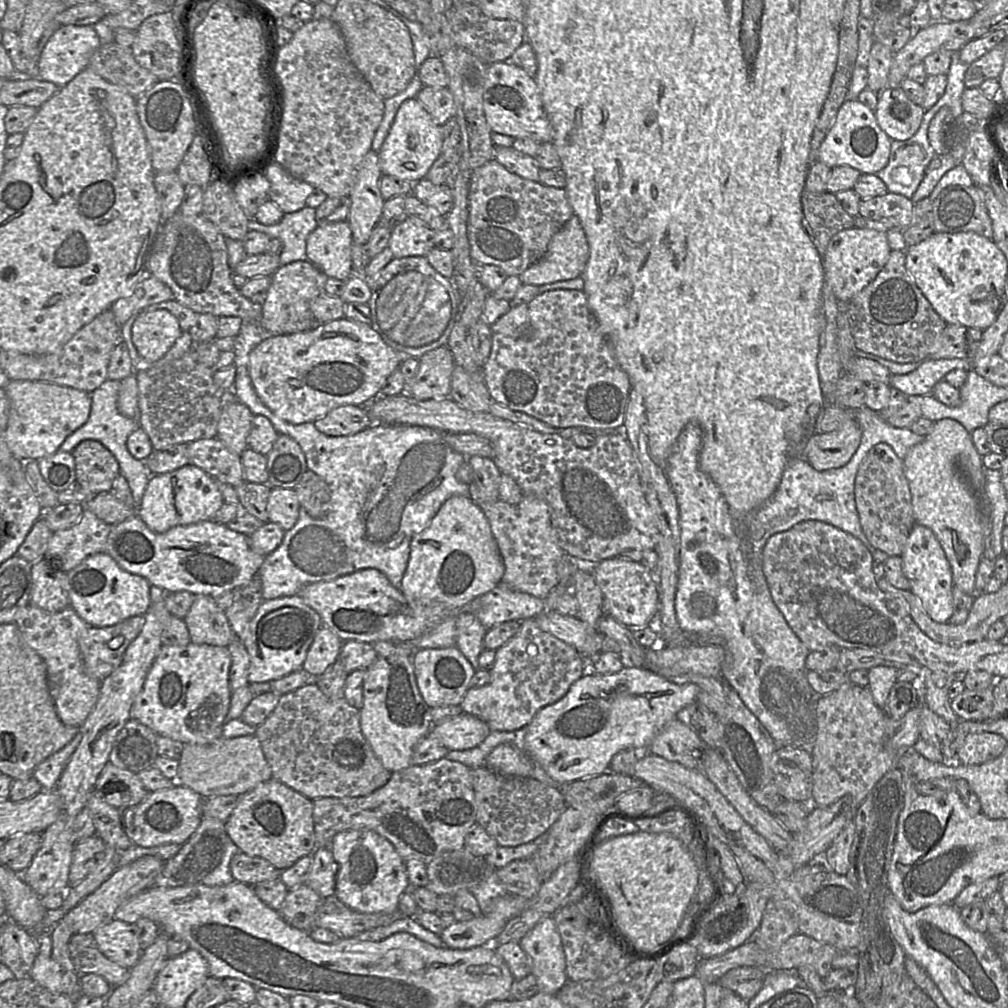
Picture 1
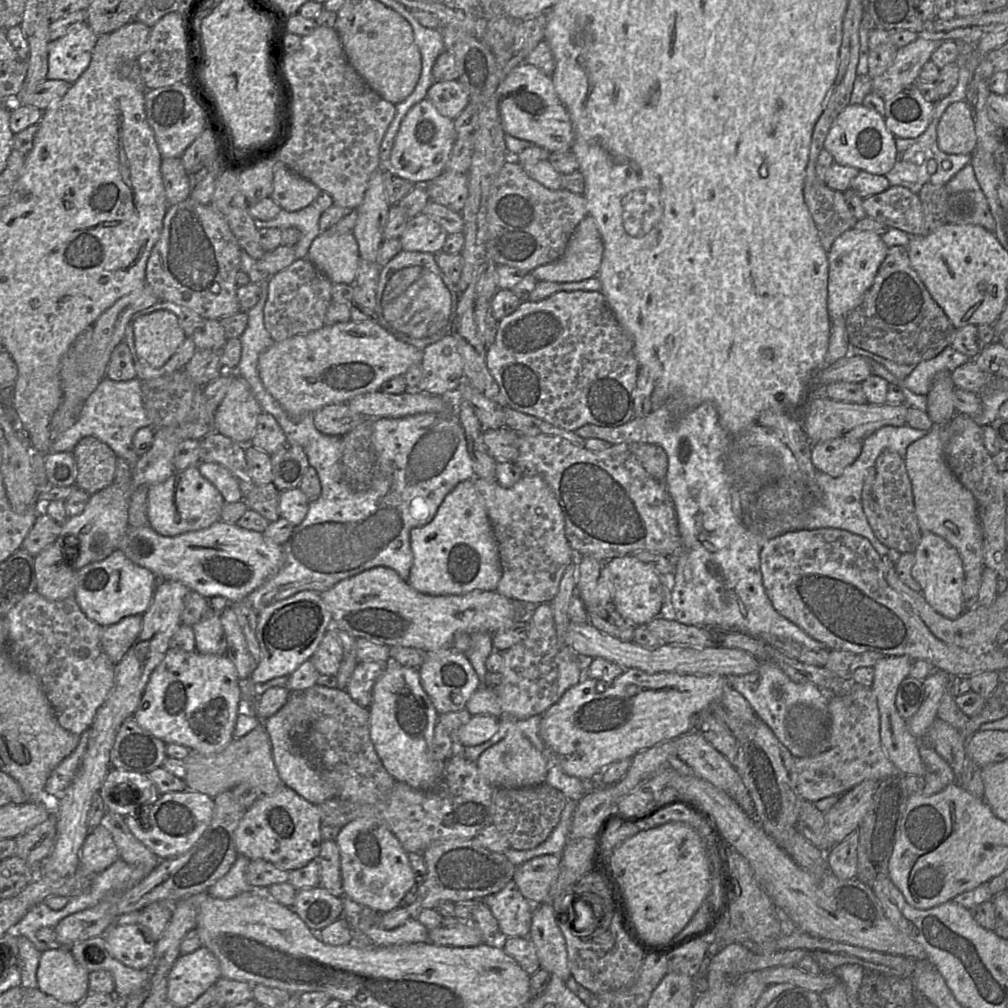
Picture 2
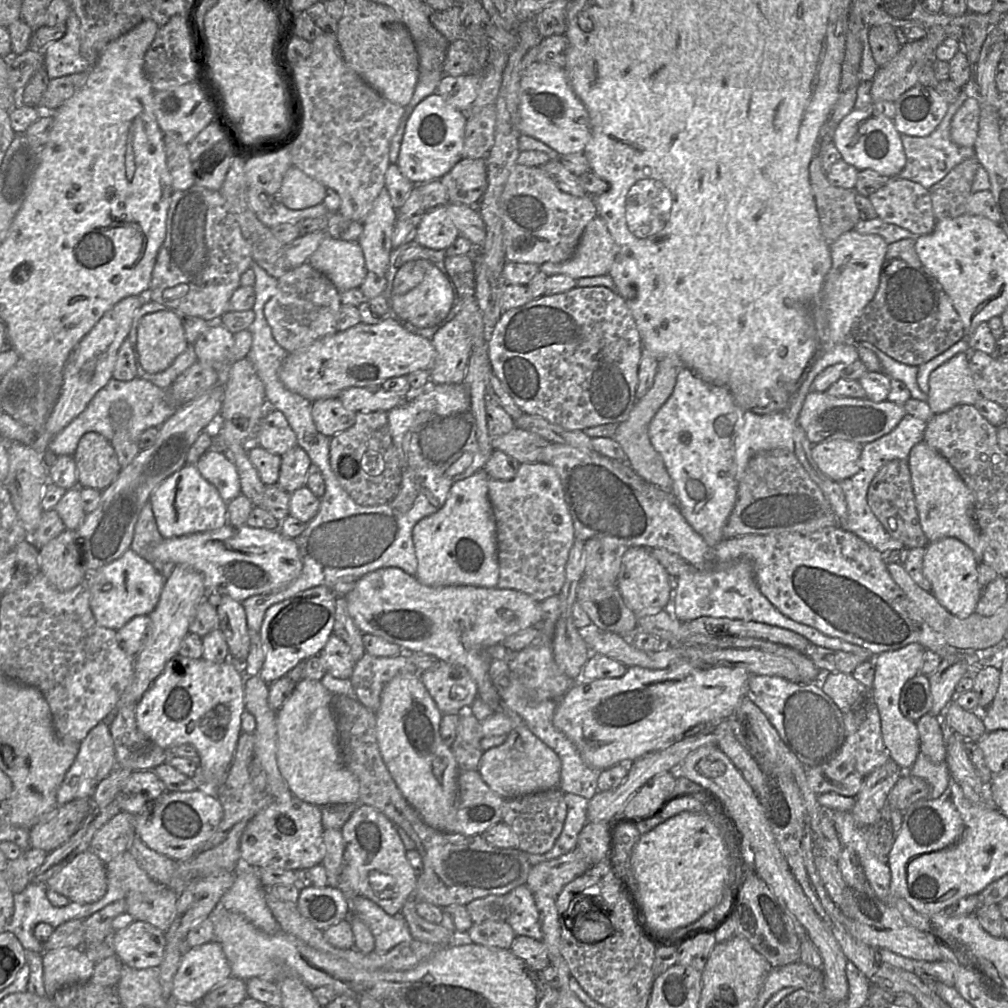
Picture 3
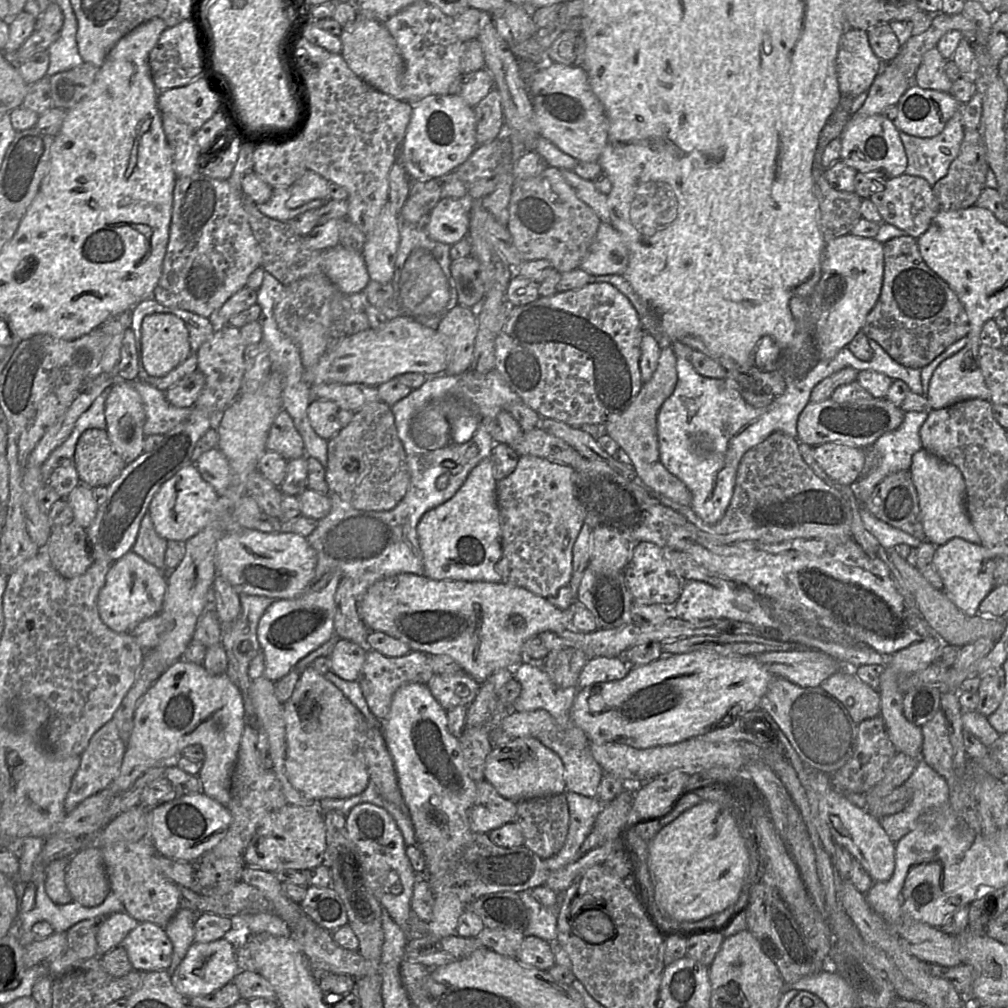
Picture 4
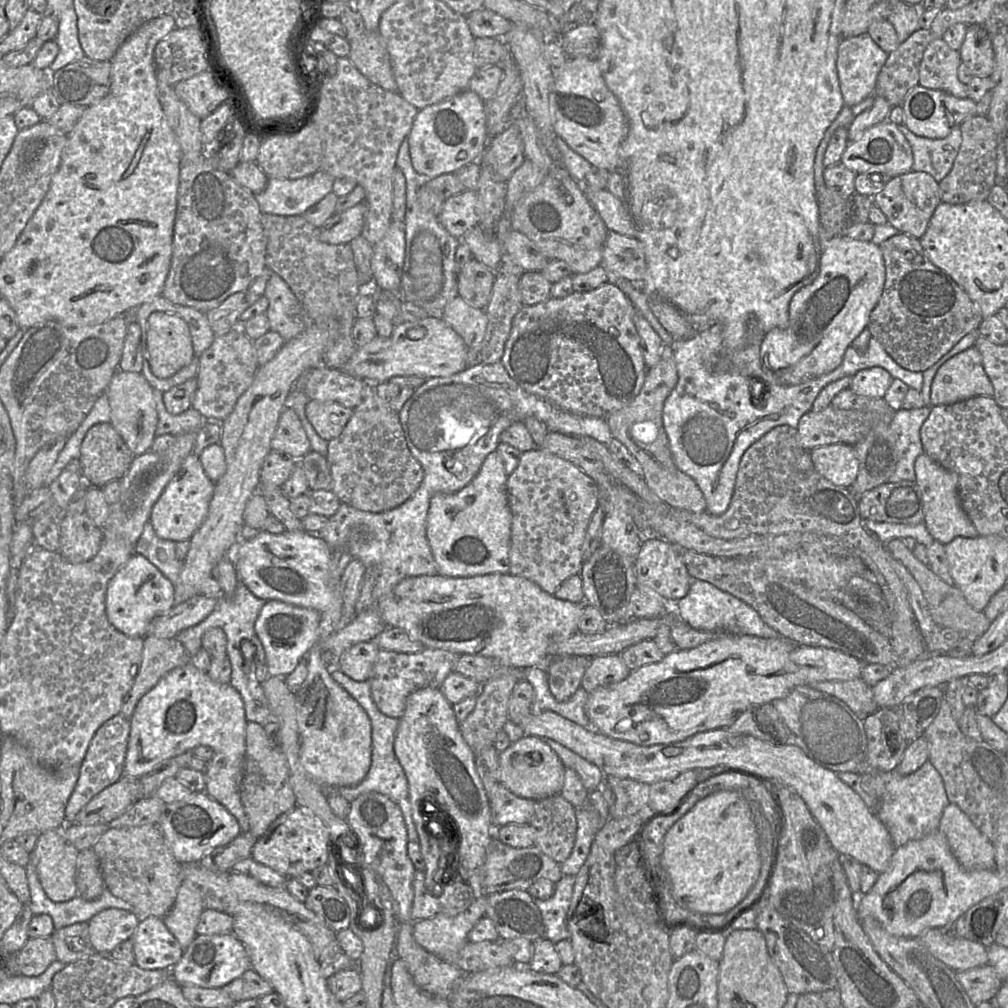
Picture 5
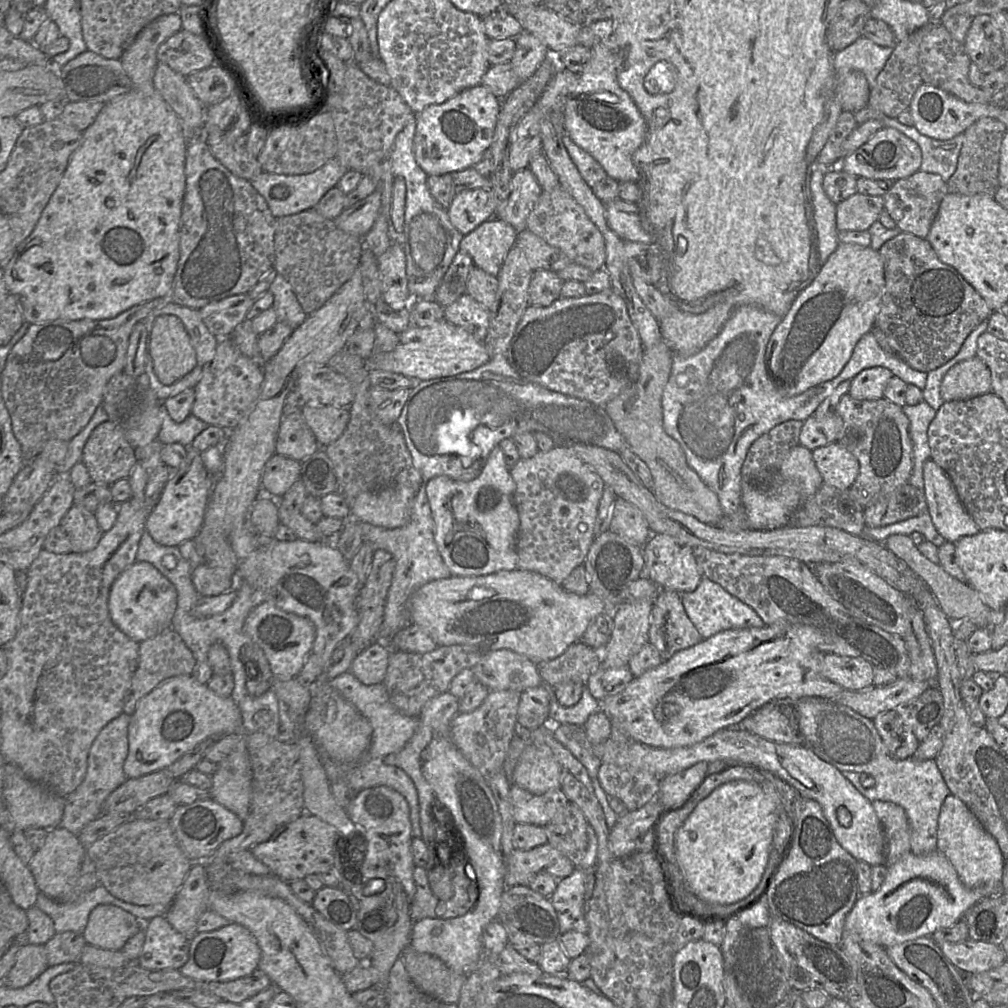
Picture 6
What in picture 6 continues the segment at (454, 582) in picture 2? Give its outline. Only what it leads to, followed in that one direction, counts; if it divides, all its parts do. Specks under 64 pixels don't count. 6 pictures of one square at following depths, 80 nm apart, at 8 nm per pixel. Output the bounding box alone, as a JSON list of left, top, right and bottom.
[426,445,519,576]

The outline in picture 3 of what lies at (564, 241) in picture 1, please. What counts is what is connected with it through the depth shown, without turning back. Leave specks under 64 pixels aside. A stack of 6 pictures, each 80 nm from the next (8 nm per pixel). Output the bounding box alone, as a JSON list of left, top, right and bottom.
[539,216,616,280]

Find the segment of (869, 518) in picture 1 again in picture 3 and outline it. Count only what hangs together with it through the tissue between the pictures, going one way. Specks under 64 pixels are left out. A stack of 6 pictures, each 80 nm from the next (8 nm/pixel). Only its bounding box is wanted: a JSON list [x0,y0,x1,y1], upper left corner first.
[867,459,929,548]

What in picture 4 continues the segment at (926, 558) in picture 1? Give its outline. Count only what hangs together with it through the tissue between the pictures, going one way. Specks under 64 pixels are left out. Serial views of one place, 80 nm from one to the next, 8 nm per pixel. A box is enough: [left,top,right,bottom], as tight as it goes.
[933,537,996,616]

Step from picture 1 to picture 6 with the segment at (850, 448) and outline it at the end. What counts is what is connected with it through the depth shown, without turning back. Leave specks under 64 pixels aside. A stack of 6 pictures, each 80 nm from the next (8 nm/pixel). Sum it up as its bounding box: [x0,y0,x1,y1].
[812,442,858,490]

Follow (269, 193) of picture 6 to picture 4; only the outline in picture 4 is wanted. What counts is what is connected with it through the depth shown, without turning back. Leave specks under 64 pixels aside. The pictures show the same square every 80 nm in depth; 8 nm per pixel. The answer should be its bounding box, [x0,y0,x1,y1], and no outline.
[257,186,328,222]

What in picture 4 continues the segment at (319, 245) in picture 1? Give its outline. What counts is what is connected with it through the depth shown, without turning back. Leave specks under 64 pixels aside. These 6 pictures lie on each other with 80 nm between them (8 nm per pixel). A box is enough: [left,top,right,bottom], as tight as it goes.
[321,245,371,296]

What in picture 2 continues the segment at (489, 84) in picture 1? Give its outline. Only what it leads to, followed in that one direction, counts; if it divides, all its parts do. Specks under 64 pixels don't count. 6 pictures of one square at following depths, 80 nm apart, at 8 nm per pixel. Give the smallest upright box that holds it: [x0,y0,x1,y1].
[496,64,575,153]

